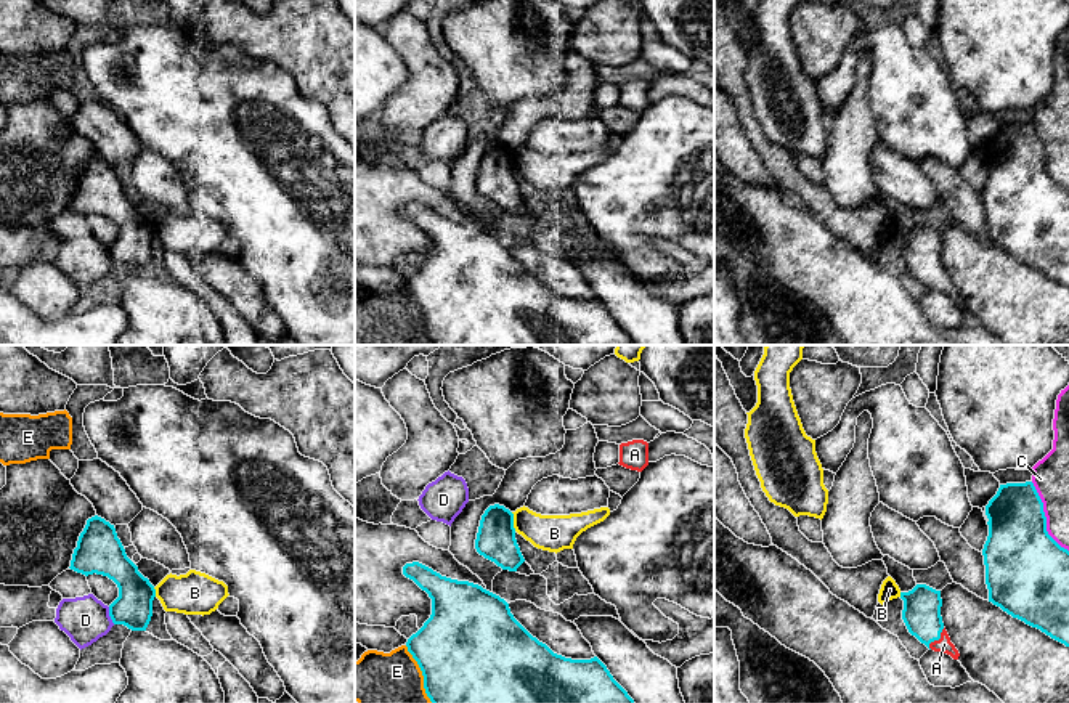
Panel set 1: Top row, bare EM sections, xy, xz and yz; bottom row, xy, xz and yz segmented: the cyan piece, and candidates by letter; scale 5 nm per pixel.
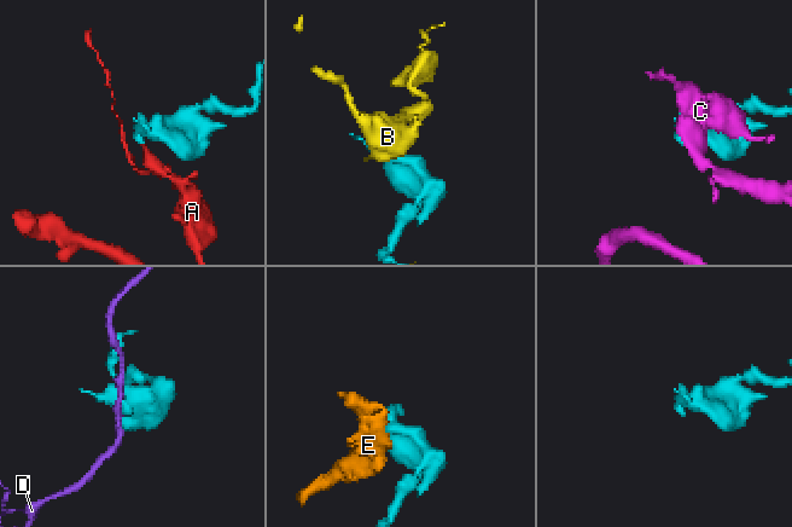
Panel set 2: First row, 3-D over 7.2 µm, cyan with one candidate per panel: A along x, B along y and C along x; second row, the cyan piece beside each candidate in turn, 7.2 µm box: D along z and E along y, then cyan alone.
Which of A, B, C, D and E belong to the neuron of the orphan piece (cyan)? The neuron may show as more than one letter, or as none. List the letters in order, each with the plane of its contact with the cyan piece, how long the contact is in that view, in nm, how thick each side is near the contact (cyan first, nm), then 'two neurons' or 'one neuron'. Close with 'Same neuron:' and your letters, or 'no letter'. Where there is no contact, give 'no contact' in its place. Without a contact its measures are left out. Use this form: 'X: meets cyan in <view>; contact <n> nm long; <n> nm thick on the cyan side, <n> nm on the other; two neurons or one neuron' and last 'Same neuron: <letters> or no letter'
A: meets cyan in yz; contact 130 nm long; 190 nm thick on the cyan side, 70 nm on the other; one neuron
B: meets cyan in xz; contact 100 nm long; 190 nm thick on the cyan side, 190 nm on the other; two neurons
C: meets cyan in yz; contact 400 nm long; 380 nm thick on the cyan side, 180 nm on the other; two neurons
D: meets cyan in xy; contact 90 nm long; 190 nm thick on the cyan side, 220 nm on the other; two neurons
E: meets cyan in xz; contact 320 nm long; 500 nm thick on the cyan side, 260 nm on the other; two neurons
Same neuron: A

